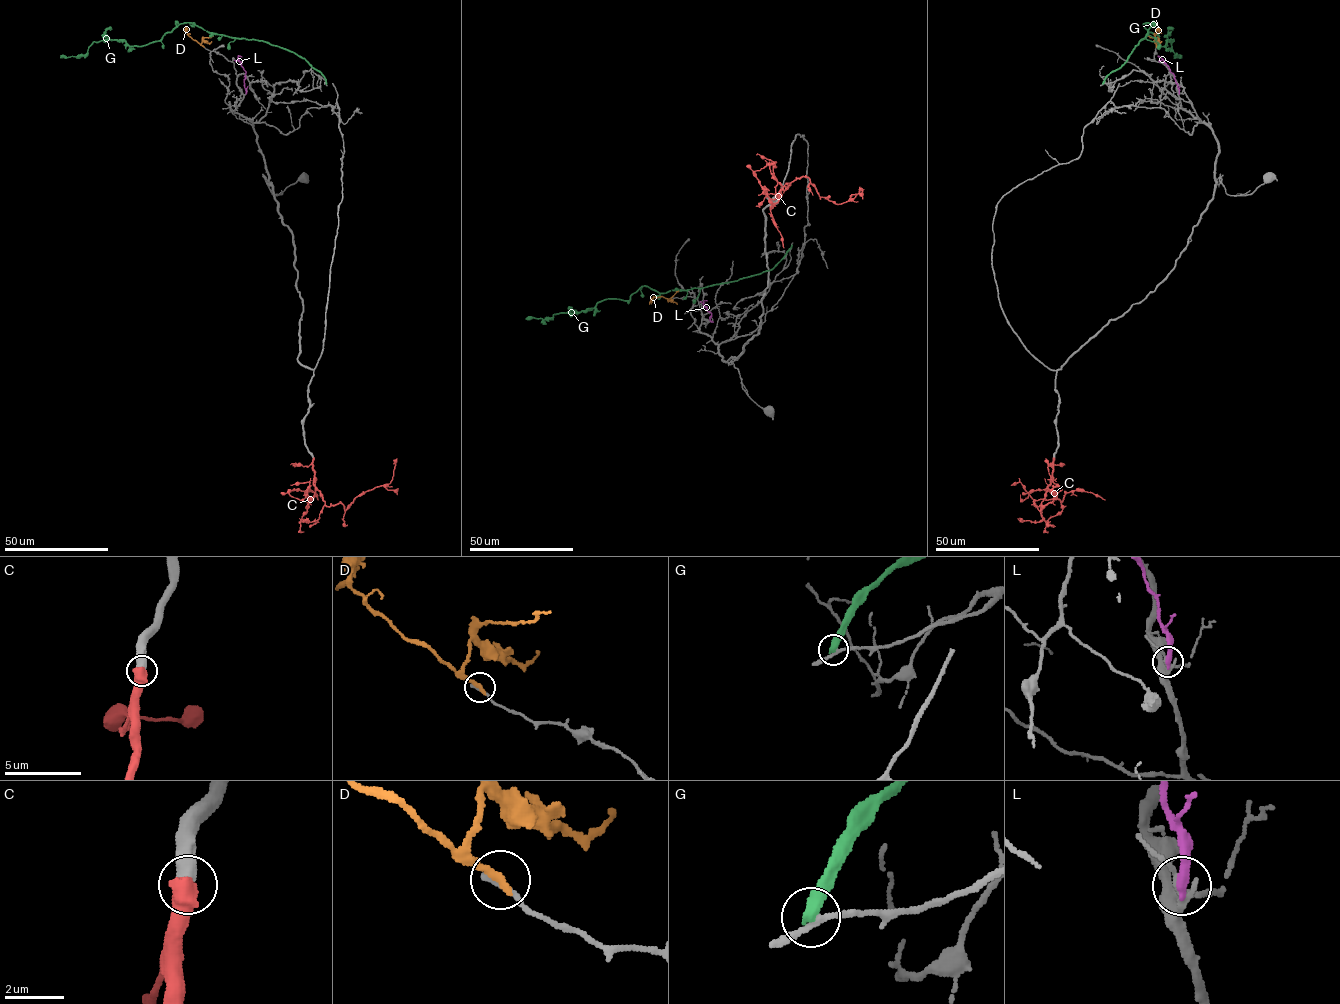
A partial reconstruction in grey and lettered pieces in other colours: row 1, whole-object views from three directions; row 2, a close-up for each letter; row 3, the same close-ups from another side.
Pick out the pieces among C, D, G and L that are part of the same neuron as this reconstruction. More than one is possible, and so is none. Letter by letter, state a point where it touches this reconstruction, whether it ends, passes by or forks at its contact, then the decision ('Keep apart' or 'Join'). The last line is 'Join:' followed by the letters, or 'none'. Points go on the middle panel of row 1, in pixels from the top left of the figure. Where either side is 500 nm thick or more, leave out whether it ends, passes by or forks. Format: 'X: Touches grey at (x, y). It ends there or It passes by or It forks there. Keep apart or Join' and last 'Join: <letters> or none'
C: Touches grey at (779, 196). Join
D: Touches grey at (669, 299). It ends there. Keep apart
G: Touches grey at (791, 245). It ends there. Keep apart
L: Touches grey at (711, 321). It ends there. Keep apart
Join: C

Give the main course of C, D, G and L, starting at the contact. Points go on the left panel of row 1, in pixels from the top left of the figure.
C: (313, 458), (314, 483), (324, 503), (327, 506), (341, 503), (345, 510), (361, 494), (390, 482), (396, 458)
D: (203, 46), (186, 30), (183, 33)
G: (326, 83), (293, 52), (261, 41), (210, 33), (189, 22), (142, 45), (93, 42), (87, 53), (60, 55)
L: (246, 93), (246, 72), (238, 59), (242, 56)

